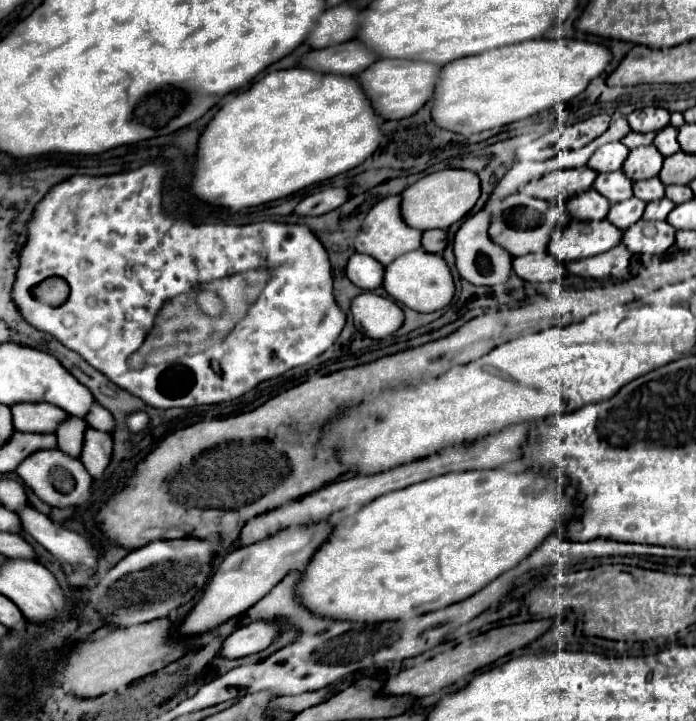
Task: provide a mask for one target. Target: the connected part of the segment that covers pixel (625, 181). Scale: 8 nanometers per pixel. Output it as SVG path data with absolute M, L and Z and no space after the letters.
M609 172L609 174L599 174L593 182L593 188L609 198L609 202L623 202L623 200L629 200L633 198L633 182L621 172Z

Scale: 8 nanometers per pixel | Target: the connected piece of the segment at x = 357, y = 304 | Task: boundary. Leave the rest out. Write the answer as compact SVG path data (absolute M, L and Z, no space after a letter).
M363 292L351 304L353 324L369 338L385 338L401 328L403 310L391 300L373 292Z

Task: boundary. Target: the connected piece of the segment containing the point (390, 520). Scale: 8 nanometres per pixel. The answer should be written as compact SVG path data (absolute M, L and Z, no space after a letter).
M467 470L467 472L449 472L445 476L437 476L433 480L425 480L421 484L413 484L403 490L389 492L385 496L375 498L373 502L365 504L355 514L339 520L333 526L333 532L329 534L329 542L313 554L313 562L303 570L301 582L297 582L297 598L301 598L301 604L309 608L309 612L323 616L323 618L337 618L337 620L349 620L349 622L387 622L397 618L415 618L417 614L433 612L439 608L445 608L453 602L461 602L469 596L473 596L477 590L493 582L503 572L517 566L523 558L527 558L551 532L555 532L565 520L573 516L573 506L569 500L561 500L555 488L555 480L547 474L525 470L525 472L505 472L505 470Z

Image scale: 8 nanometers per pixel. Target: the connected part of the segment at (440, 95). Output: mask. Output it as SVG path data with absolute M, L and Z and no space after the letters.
M529 40L521 44L511 44L495 48L483 54L465 56L445 64L437 74L437 86L431 98L431 118L439 128L459 132L459 134L477 134L491 130L515 120L523 120L541 110L553 108L559 102L569 102L579 96L587 84L599 76L605 66L611 62L611 52L603 44L587 40Z

